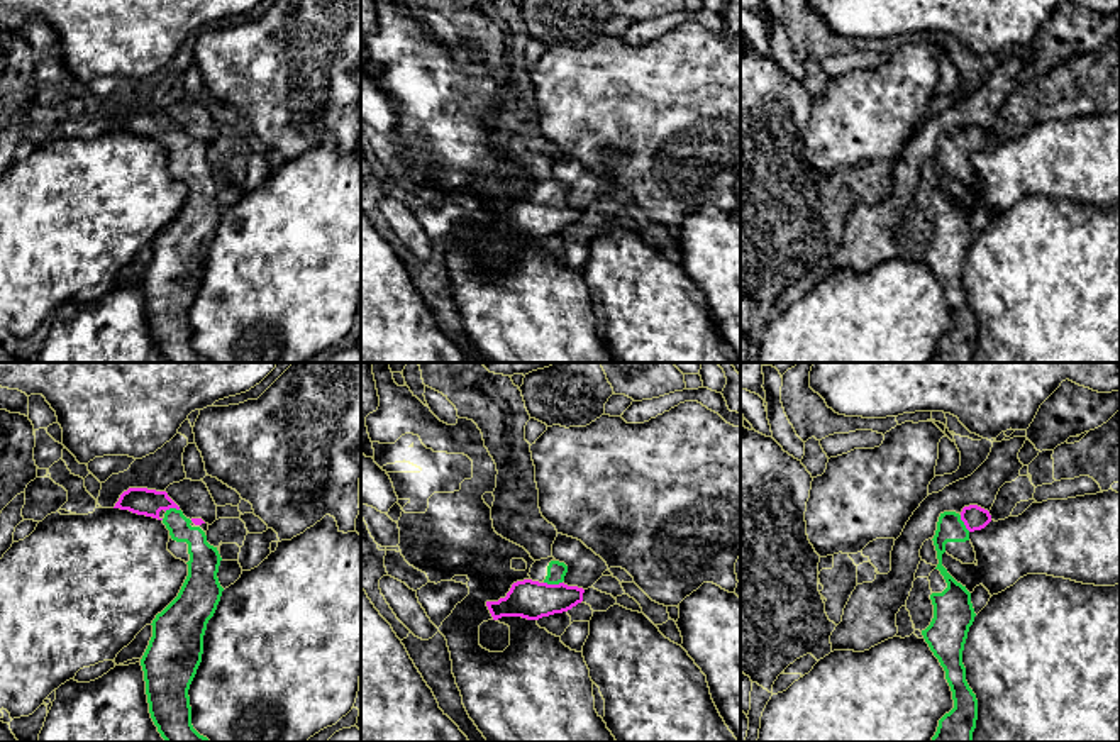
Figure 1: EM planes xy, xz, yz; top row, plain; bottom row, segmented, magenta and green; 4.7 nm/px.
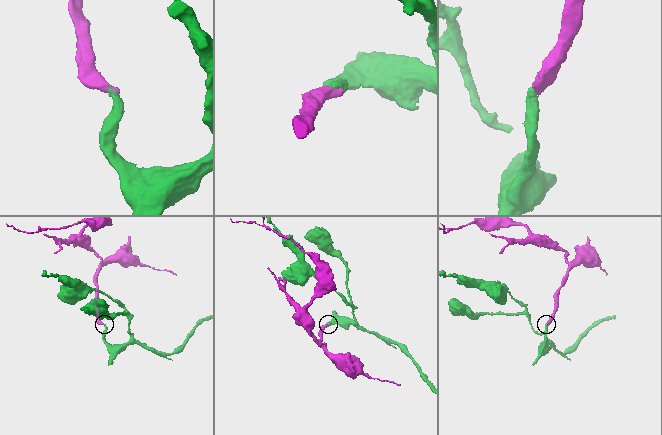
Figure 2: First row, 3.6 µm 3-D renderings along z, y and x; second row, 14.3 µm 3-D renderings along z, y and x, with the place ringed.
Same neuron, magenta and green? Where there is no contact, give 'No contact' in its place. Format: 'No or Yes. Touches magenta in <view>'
Yes. Touches magenta in xz

